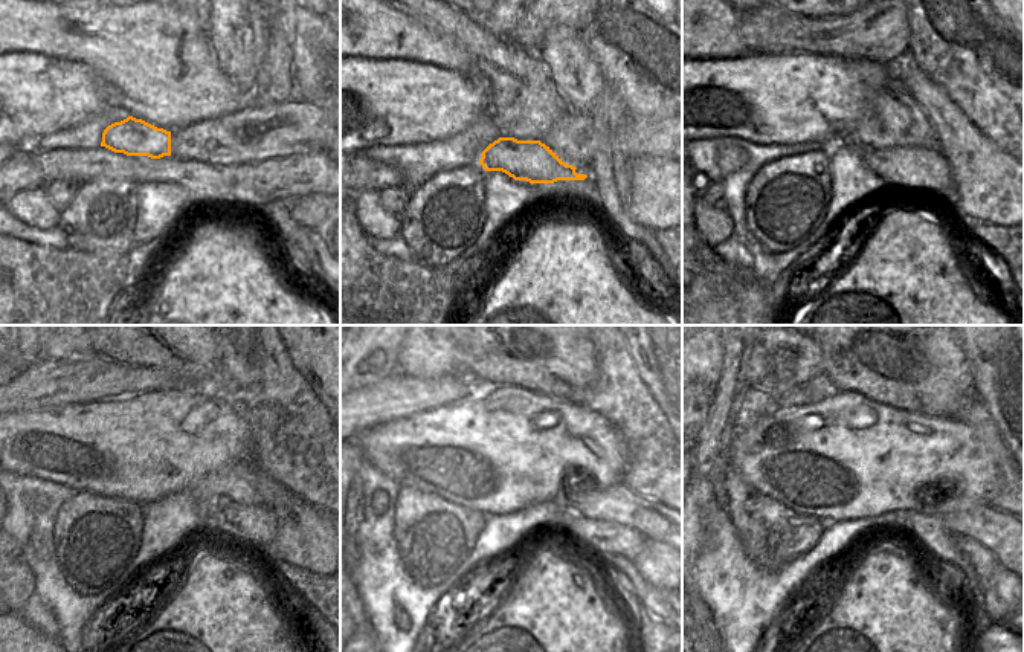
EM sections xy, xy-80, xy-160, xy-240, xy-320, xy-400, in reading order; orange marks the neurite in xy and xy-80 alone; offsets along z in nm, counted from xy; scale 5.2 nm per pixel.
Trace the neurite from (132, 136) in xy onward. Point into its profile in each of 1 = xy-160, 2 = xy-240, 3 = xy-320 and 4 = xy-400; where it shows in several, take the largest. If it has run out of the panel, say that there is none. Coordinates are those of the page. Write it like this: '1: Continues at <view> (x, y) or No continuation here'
1: Continues at xy-160 (924, 170)
2: Continues at xy-240 (254, 527)
3: Continues at xy-320 (603, 539)
4: Continues at xy-400 (983, 564).

